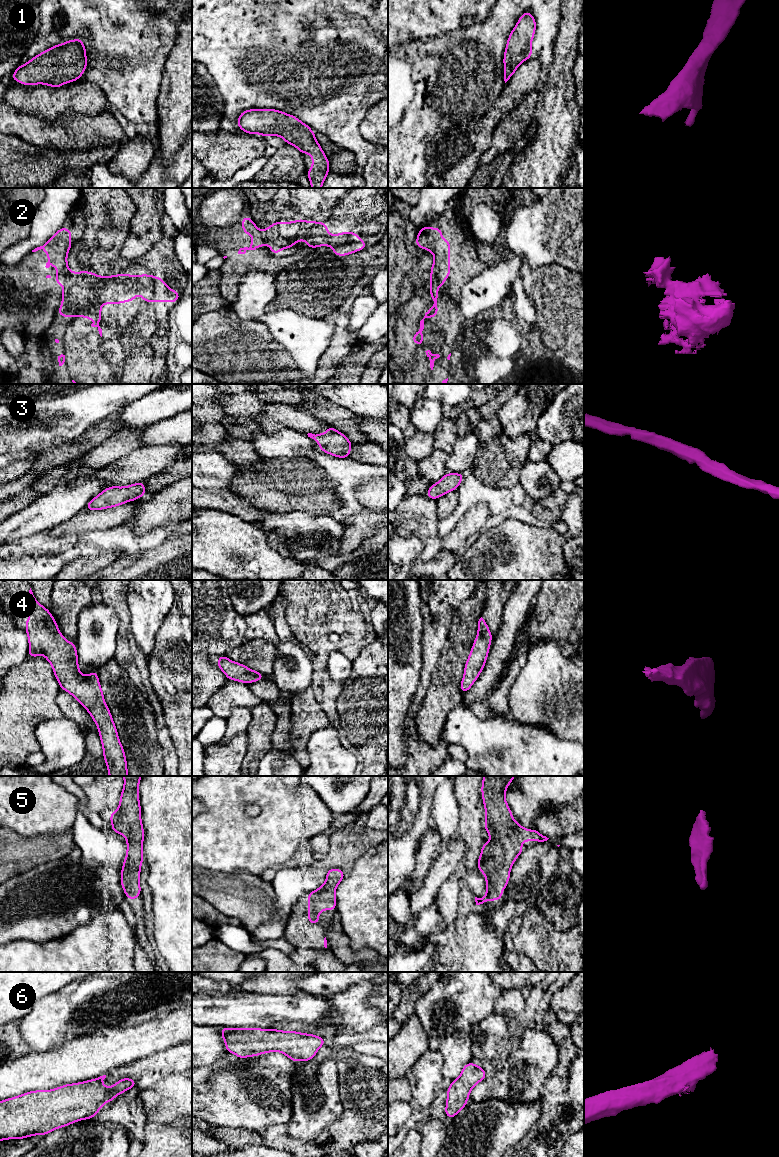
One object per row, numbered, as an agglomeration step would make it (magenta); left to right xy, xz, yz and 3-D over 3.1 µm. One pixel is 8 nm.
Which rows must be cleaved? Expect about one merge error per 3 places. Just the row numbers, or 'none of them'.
2

